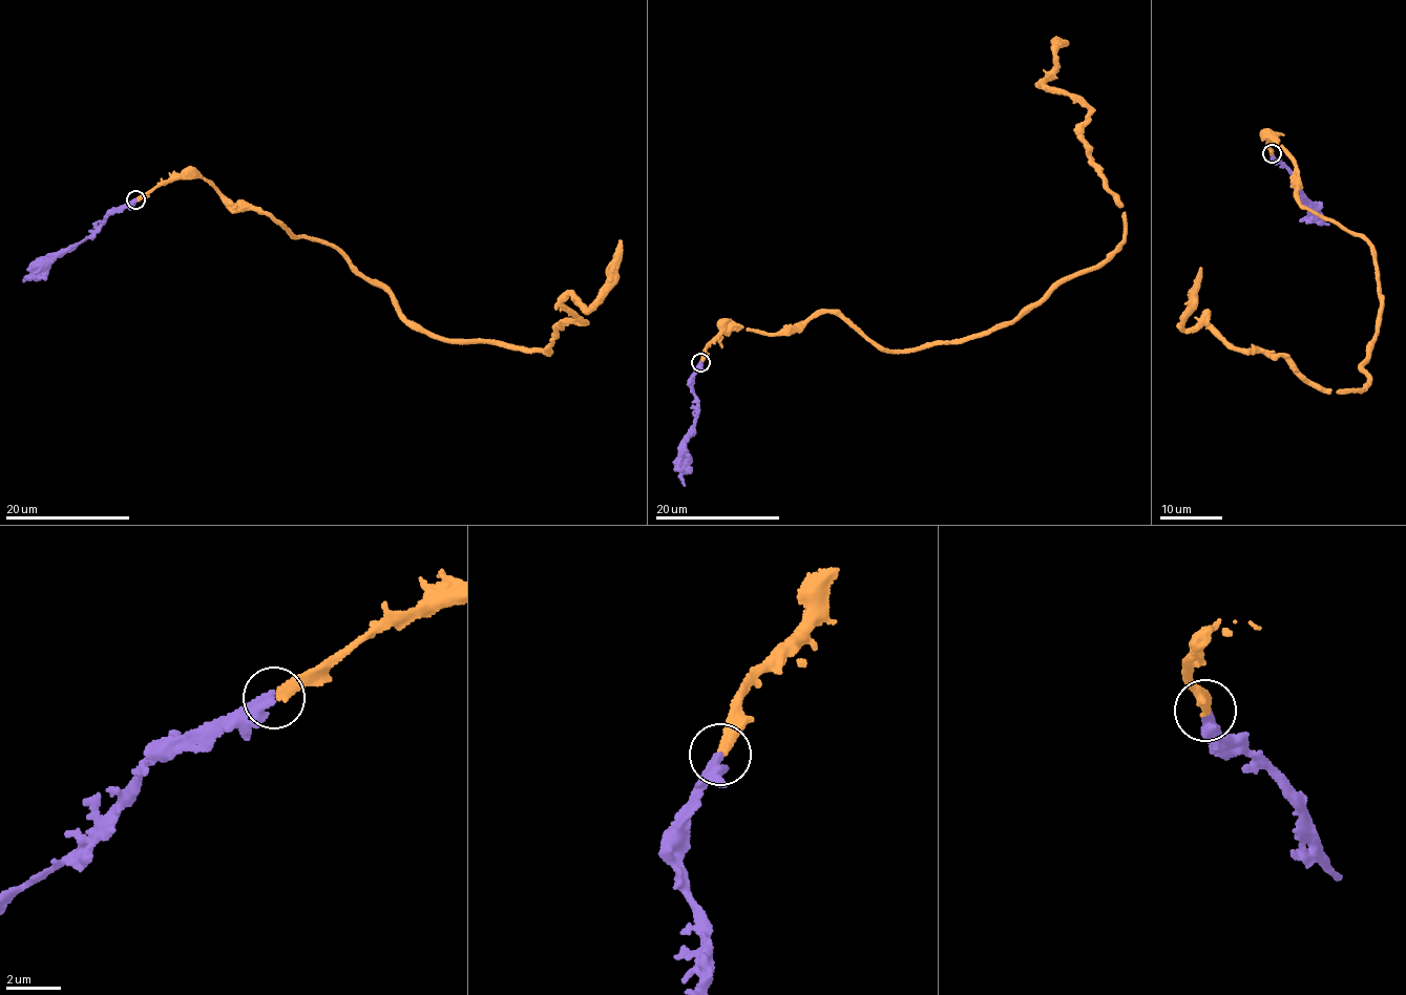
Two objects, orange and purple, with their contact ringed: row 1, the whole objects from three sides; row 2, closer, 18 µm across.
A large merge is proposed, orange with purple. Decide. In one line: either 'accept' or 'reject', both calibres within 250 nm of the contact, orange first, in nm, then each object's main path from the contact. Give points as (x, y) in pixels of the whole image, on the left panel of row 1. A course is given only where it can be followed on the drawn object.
accept; calibres 360 and 340 nm; course orange (137, 199), (200, 175), (412, 322), (551, 353), (621, 239); course purple (137, 199), (111, 211), (101, 228), (24, 281)

